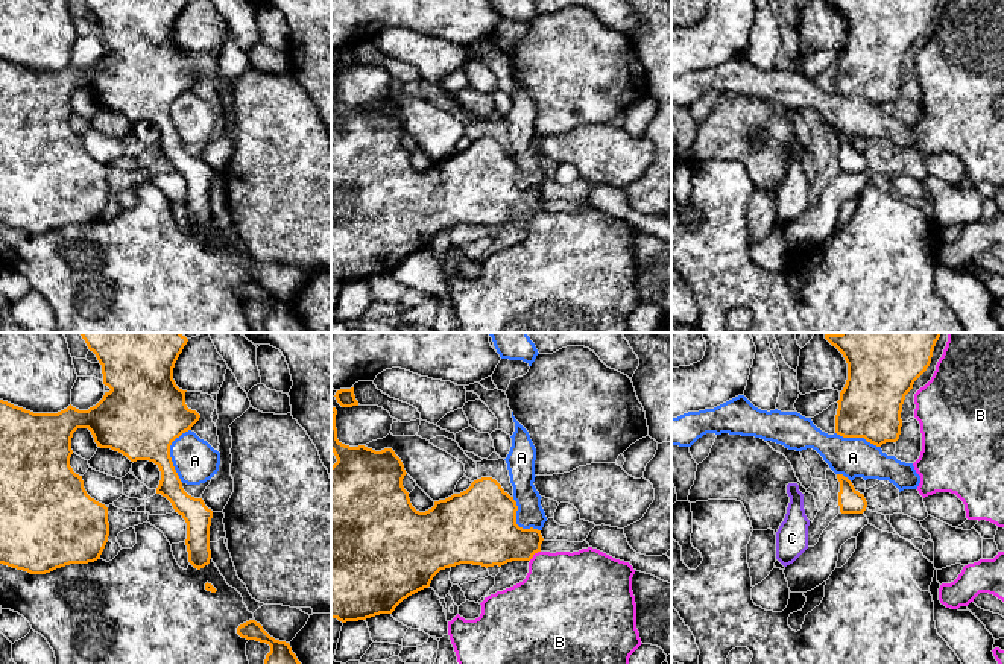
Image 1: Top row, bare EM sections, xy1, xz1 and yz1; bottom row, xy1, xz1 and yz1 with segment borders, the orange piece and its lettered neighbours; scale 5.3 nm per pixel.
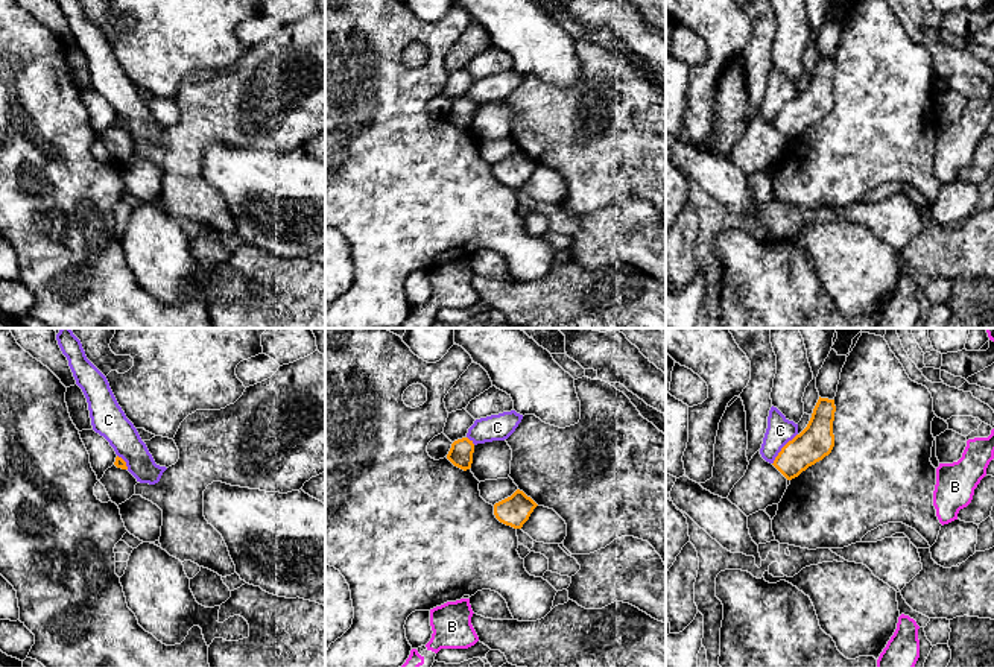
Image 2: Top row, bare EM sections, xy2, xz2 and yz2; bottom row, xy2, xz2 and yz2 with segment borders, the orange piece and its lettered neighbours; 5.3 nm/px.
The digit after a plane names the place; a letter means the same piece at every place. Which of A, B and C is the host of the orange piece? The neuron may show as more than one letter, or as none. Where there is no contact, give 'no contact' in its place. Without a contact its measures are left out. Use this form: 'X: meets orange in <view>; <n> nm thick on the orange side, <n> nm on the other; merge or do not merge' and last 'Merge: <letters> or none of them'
A: meets orange in xy1; 440 nm thick on the orange side, 220 nm on the other; do not merge
B: meets orange in xz1; 300 nm thick on the orange side, 400 nm on the other; merge
C: meets orange in yz2; 190 nm thick on the orange side, 140 nm on the other; do not merge
Merge: B

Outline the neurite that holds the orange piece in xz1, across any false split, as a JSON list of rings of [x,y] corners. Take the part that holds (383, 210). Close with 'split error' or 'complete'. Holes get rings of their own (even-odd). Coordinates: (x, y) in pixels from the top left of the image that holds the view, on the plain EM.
[[[331,65],[331,111],[337,119],[331,126],[331,278],[346,283],[392,274],[404,258],[428,248],[440,229],[460,223],[501,226],[512,220],[530,220],[541,211],[541,190],[516,184],[516,161],[495,138],[477,138],[466,150],[434,161],[431,169],[419,172],[403,146],[407,132],[395,111],[342,103],[337,99],[336,74]]]; complete

